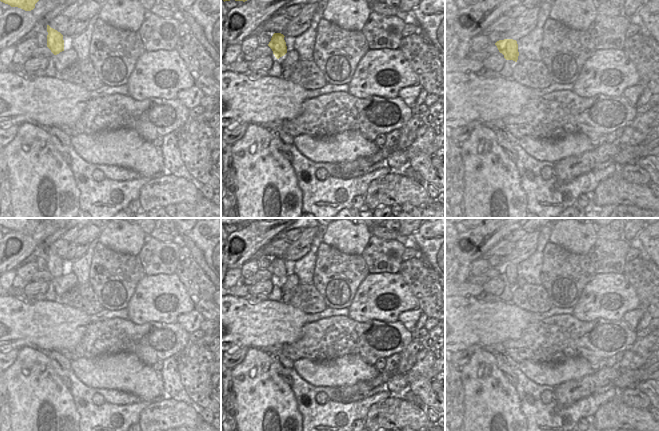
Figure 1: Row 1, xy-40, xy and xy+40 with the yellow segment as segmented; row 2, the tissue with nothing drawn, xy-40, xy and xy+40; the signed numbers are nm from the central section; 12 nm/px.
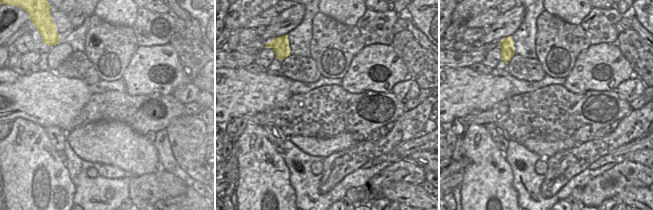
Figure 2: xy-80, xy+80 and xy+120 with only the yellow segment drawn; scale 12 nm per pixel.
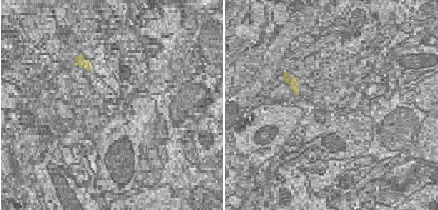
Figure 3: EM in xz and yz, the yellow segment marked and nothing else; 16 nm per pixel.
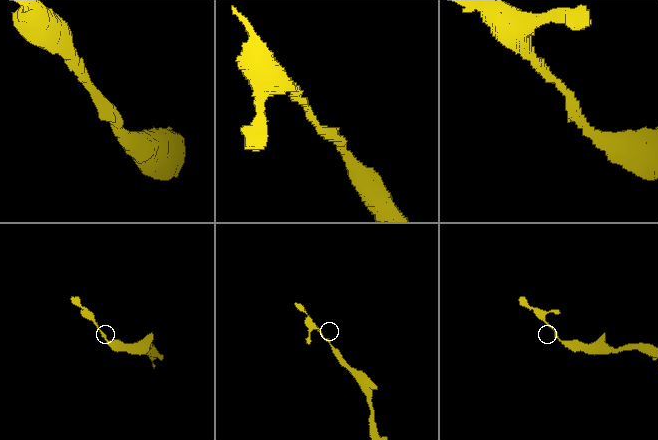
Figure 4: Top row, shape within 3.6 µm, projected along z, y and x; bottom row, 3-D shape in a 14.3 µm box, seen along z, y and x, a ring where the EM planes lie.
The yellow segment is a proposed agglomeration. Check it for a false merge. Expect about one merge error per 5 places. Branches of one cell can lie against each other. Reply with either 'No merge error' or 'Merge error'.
No merge error.

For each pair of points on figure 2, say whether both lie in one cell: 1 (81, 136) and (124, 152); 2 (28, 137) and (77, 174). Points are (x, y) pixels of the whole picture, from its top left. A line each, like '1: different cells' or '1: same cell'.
1: same cell
2: different cells

